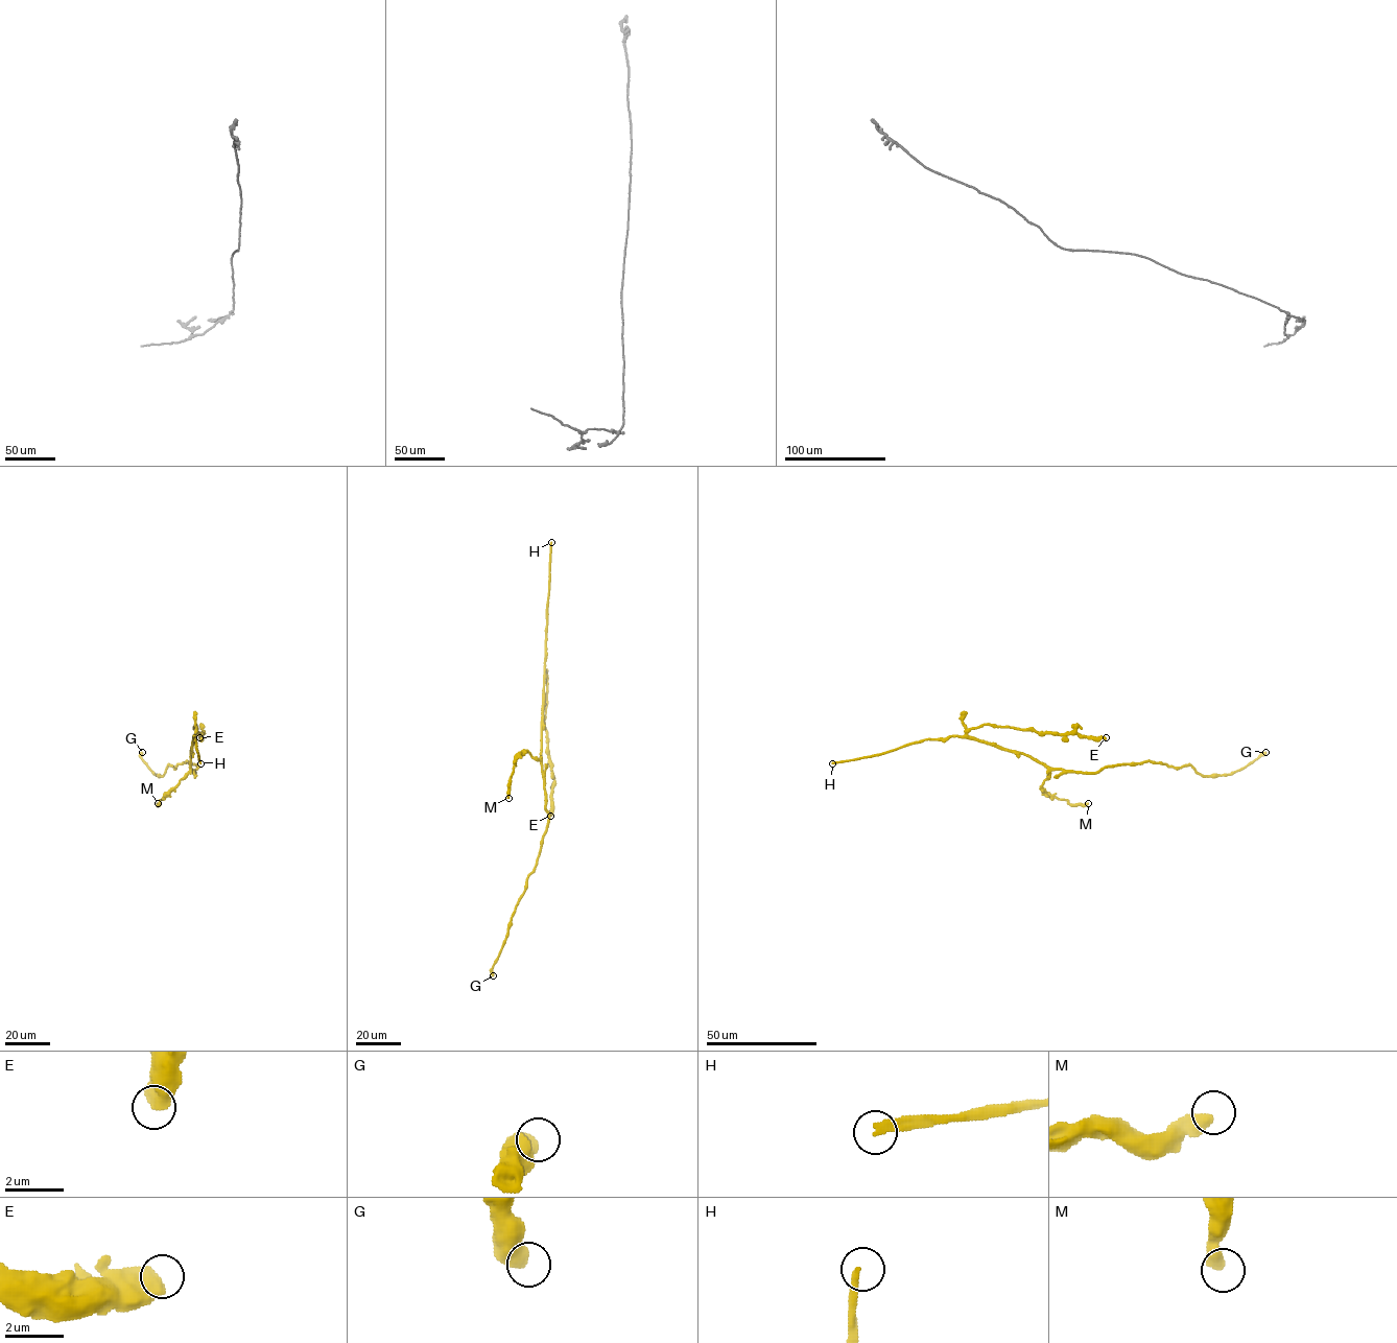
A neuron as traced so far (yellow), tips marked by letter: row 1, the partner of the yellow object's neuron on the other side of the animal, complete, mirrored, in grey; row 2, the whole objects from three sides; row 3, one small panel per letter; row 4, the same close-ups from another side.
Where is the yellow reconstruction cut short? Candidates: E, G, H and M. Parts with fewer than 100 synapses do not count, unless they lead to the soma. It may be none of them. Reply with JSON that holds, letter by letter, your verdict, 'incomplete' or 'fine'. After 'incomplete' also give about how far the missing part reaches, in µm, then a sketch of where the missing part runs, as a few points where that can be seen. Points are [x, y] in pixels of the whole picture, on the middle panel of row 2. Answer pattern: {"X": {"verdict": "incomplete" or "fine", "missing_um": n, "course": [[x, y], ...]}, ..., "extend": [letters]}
{"E": {"verdict": "fine"}, "G": {"verdict": "fine"}, "H": {"verdict": "incomplete", "missing_um": 750}, "M": {"verdict": "fine"}, "extend": ["H"]}

